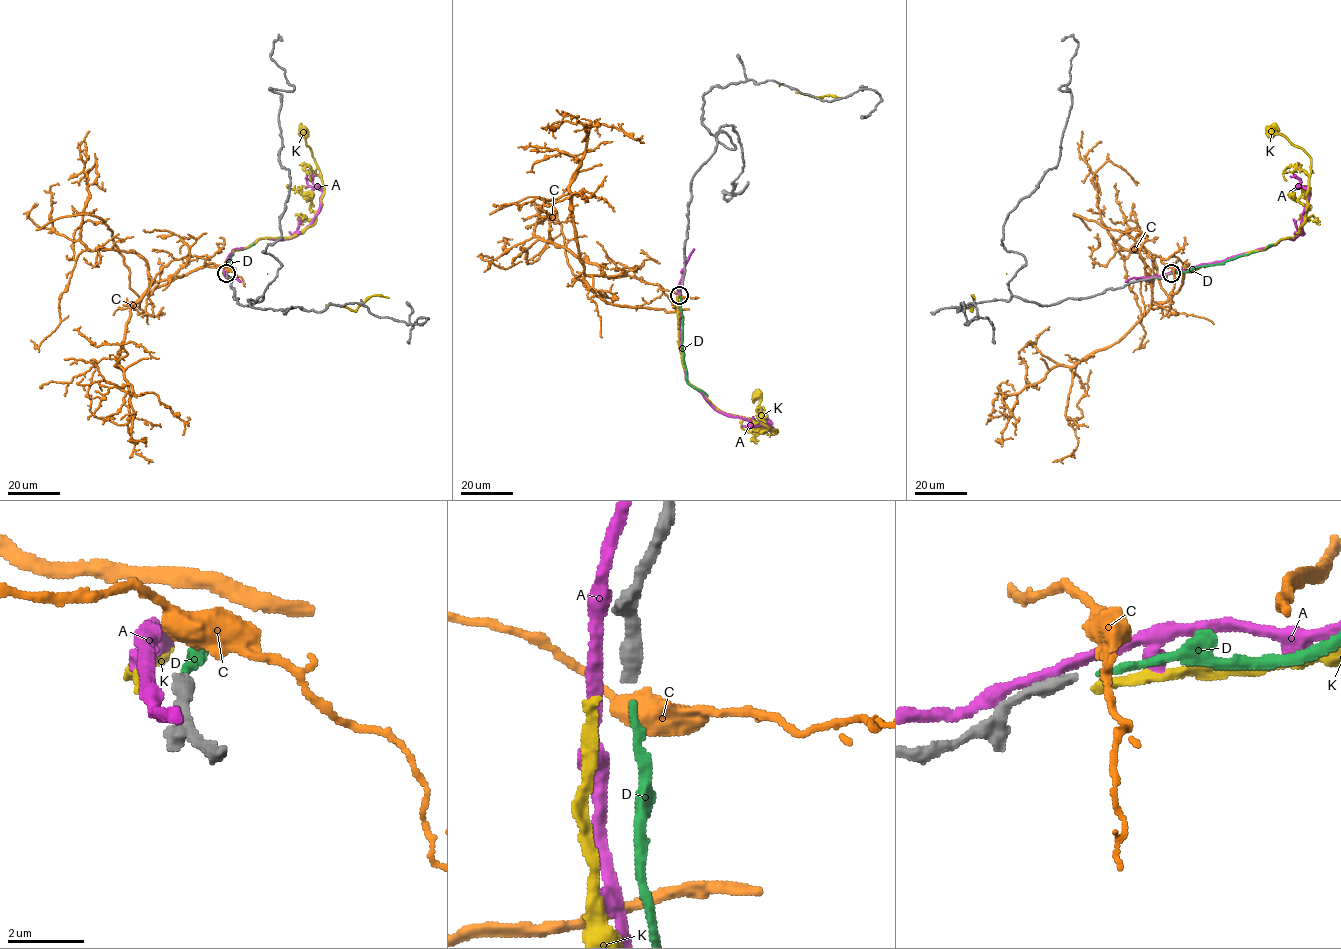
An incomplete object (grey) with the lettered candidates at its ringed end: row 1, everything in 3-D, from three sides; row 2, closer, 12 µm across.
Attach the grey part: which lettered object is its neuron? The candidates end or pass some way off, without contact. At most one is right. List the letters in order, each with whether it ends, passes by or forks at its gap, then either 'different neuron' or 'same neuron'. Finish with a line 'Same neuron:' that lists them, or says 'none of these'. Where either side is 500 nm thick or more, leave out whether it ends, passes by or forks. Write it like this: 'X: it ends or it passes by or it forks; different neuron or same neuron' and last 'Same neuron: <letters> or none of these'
A: it passes by; different neuron
C: different neuron
D: it ends; different neuron
K: it ends; different neuron
Same neuron: none of these

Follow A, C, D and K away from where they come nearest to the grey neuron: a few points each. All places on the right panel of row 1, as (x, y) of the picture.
A: (1171, 272), (1222, 262), (1293, 239), (1302, 231), (1308, 199), (1307, 191), (1298, 187), (1300, 179), (1290, 176)
C: (1173, 270), (1152, 260), (1151, 305), (1112, 345), (1001, 392), (1015, 435)
D: (1173, 272), (1223, 264), (1272, 244)
K: (1172, 274), (1192, 272), (1262, 249), (1299, 232), (1305, 222), (1311, 158), (1284, 136), (1271, 133)

